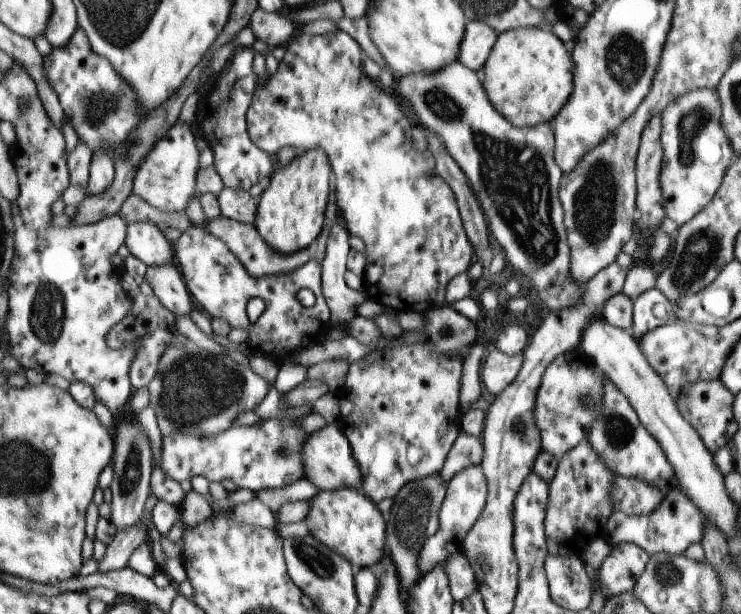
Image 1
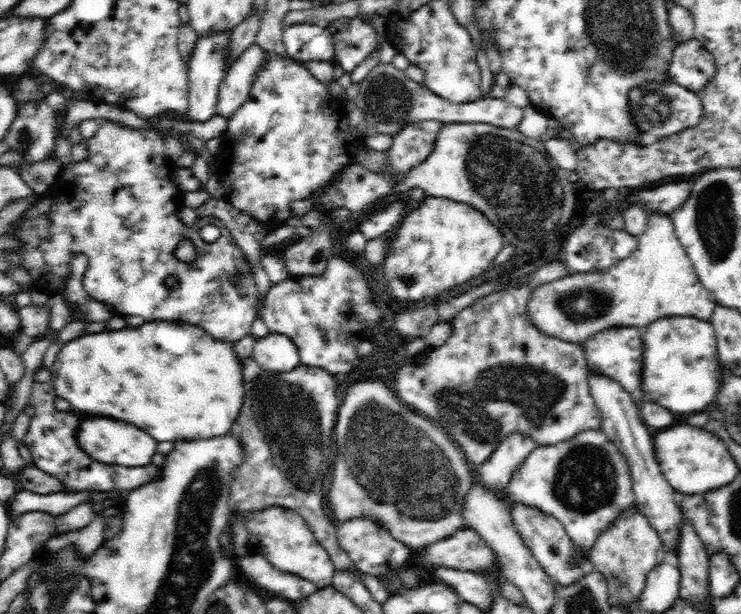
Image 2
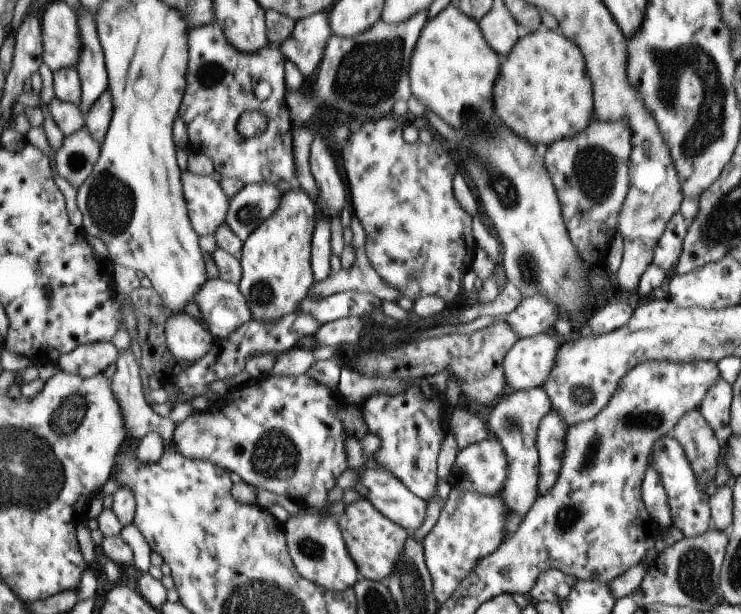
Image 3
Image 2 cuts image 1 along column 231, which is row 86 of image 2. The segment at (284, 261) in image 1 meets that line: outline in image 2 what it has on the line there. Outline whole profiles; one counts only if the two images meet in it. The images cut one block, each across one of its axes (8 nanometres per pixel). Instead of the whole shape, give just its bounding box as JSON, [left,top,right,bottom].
[216,42,270,120]

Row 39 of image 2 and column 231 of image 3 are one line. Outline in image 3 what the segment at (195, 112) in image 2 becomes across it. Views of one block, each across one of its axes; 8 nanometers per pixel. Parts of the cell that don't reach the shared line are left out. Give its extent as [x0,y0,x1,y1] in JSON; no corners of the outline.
[224,182,281,242]

